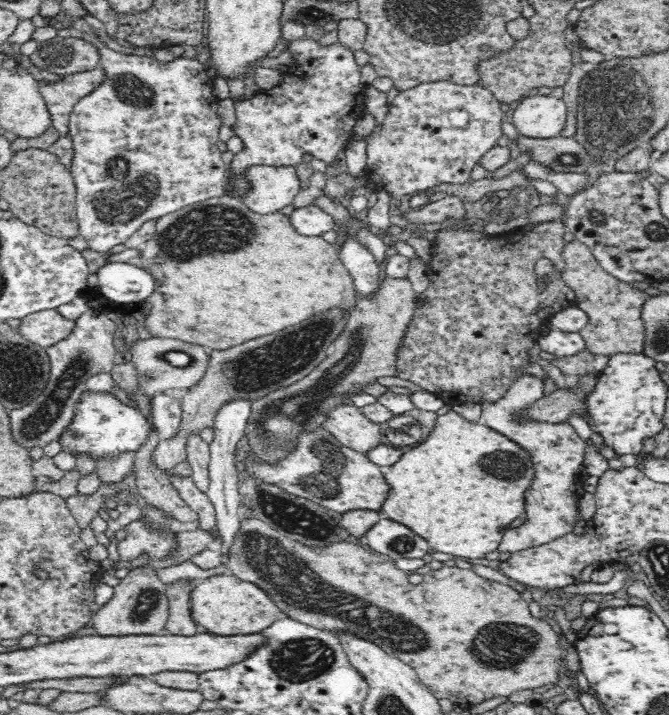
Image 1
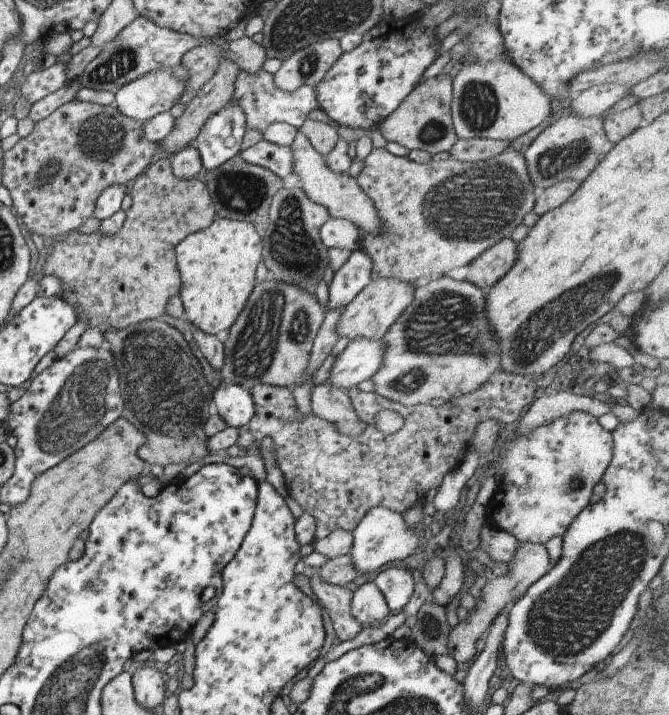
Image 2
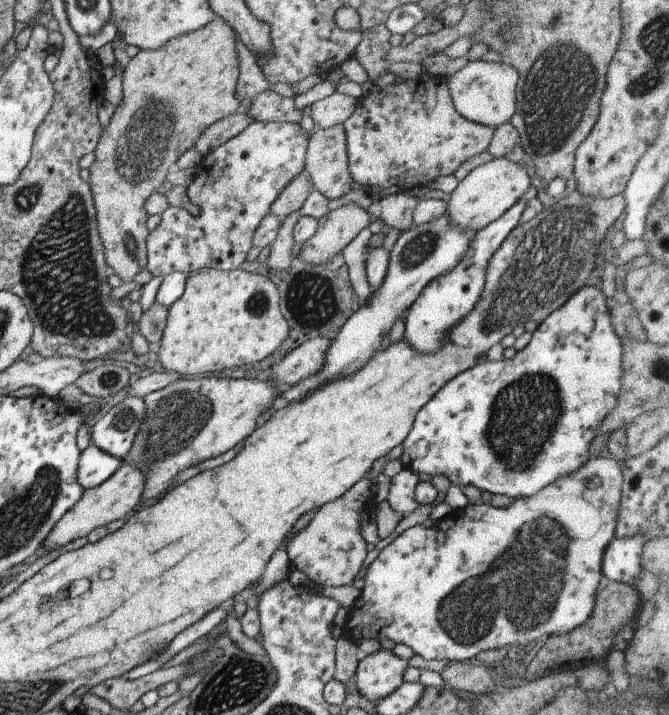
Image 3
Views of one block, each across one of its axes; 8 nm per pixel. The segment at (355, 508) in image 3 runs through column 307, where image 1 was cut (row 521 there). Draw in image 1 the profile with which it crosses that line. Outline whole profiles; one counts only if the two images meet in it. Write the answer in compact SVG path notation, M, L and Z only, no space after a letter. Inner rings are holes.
M545 370L542 378L528 374L522 375L500 400L482 406L481 422L528 451L532 455L532 465L536 469L532 486L528 486L528 490L524 492L525 522L519 527L505 531L497 548L500 552L515 553L543 545L565 534L572 534L579 516L579 498L582 494L582 479L579 474L580 467L584 463L584 441L579 438L568 422L537 422L537 420L517 419L513 414L522 409L525 411L534 402L543 398L544 382L548 377Z

